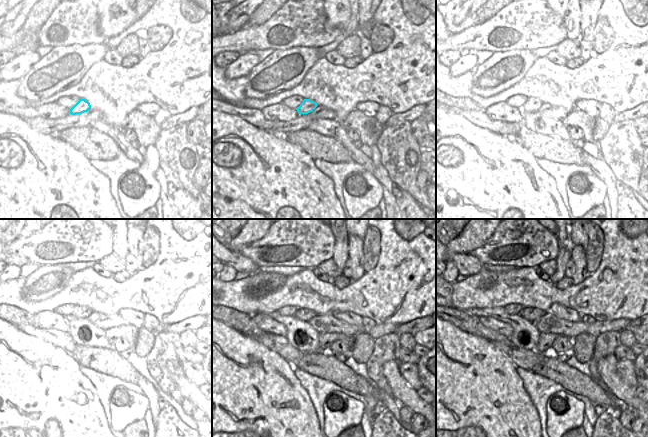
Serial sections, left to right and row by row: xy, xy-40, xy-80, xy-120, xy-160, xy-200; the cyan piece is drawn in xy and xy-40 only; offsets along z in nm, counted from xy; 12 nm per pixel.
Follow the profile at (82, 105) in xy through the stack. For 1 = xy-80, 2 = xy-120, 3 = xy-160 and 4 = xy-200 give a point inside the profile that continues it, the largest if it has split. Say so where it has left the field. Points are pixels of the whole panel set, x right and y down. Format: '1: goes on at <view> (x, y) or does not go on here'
1: goes on at xy-80 (532, 104)
2: goes on at xy-120 (83, 321)
3: goes on at xy-160 (304, 314)
4: goes on at xy-200 (531, 314)

